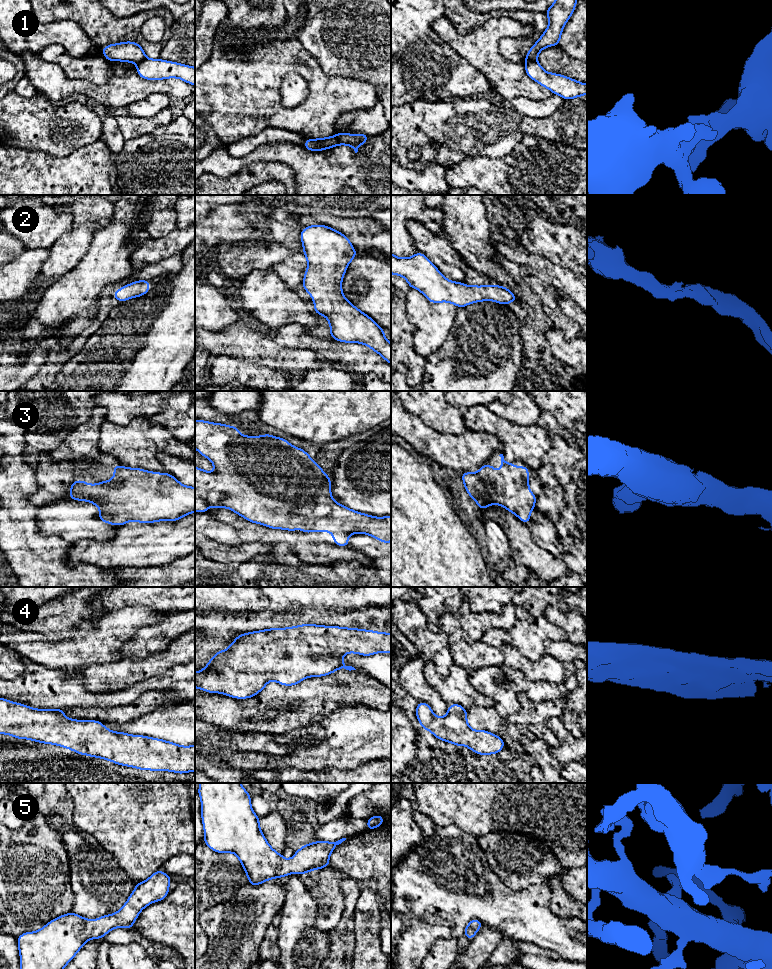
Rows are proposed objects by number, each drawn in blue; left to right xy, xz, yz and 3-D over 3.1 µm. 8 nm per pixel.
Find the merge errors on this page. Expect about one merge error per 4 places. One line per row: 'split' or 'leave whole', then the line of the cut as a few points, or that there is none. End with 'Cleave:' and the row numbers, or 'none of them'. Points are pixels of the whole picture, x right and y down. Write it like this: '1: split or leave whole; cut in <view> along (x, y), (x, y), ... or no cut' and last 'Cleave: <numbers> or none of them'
1: split; cut in yz along (525, 59), (536, 61)
2: leave whole; no cut
3: leave whole; no cut
4: leave whole; no cut
5: leave whole; no cut
Cleave: 1

